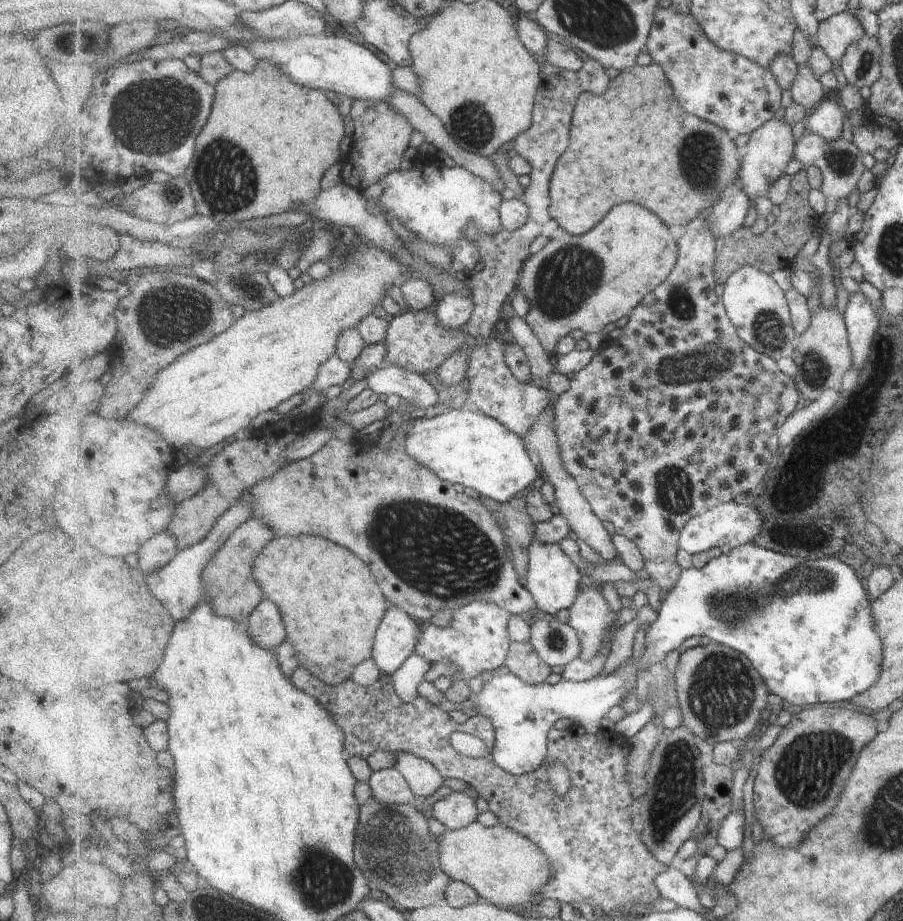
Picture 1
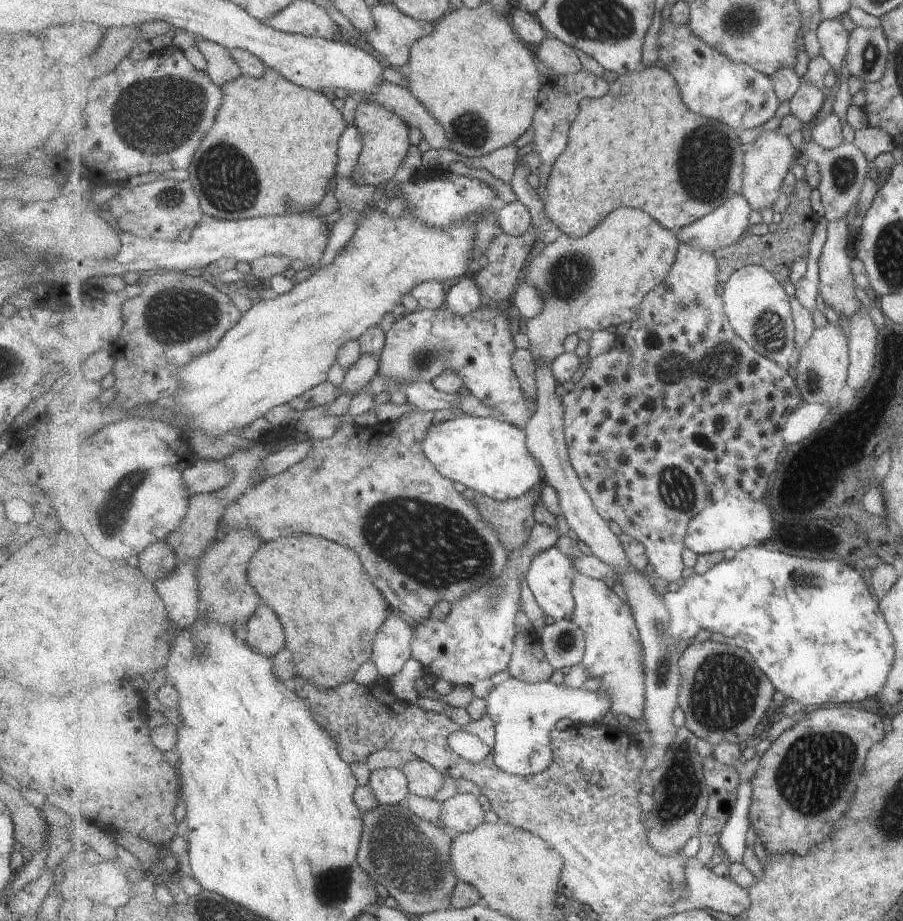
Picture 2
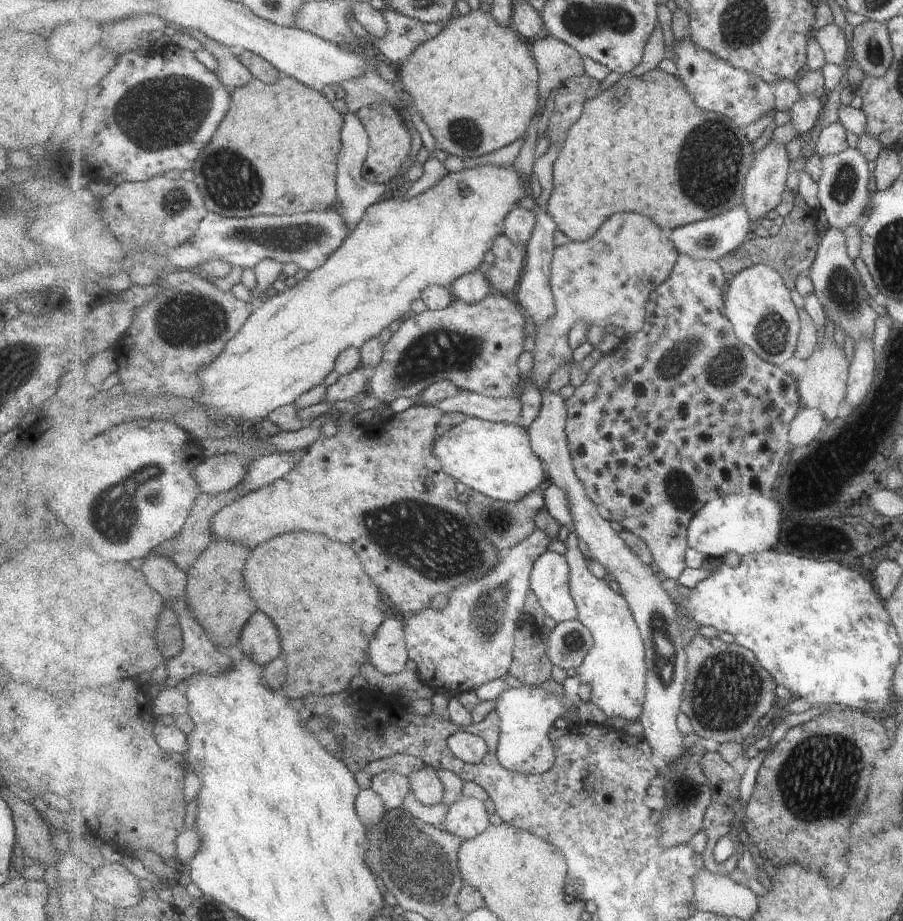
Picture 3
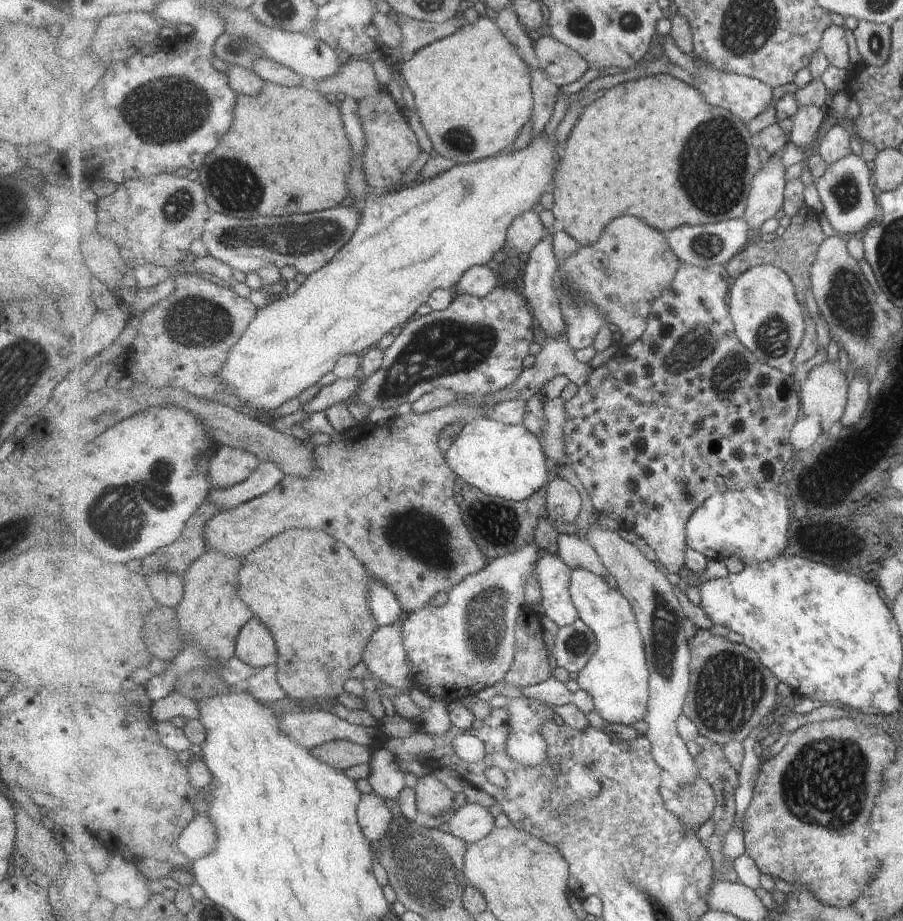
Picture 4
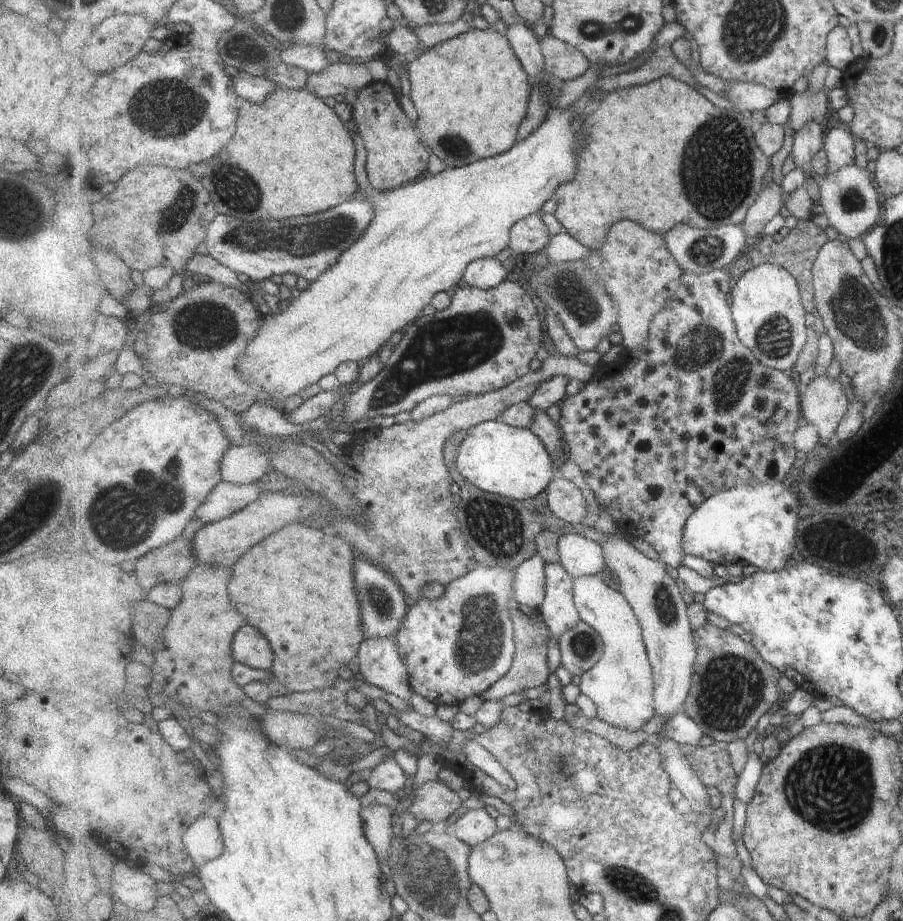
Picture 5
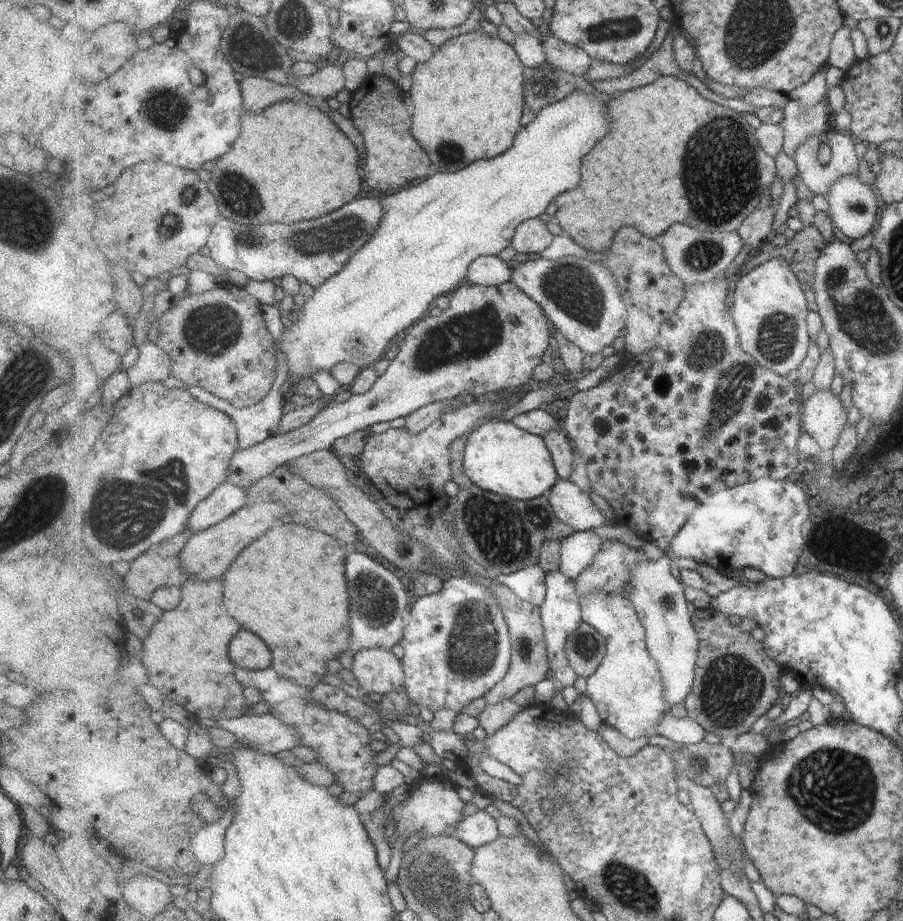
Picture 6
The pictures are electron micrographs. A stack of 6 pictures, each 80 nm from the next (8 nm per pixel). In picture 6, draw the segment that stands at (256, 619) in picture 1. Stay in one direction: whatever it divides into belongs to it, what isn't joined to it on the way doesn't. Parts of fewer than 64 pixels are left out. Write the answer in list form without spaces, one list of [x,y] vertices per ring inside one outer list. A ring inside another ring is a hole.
[[[243,628],[231,639],[229,656],[238,670],[262,671],[273,667],[274,663],[273,653],[267,643]]]

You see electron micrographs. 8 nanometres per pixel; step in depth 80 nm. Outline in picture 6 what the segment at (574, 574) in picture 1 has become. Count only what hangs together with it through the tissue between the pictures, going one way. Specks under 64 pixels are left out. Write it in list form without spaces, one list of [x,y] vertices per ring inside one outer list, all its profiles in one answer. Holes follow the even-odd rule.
[[[555,570],[555,572],[546,573],[546,582],[548,590],[545,604],[543,604],[541,610],[543,626],[545,626],[547,649],[550,657],[550,667],[554,675],[553,680],[561,689],[567,688],[567,686],[577,687],[579,677],[575,674],[574,668],[571,668],[571,664],[569,664],[567,648],[565,648],[569,636],[584,622],[575,580],[567,578],[561,570]]]

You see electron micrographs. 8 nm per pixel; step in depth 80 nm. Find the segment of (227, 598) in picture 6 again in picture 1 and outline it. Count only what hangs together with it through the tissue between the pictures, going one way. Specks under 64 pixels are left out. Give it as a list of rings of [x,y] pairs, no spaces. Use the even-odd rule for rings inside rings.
[[[319,536],[275,538],[259,557],[255,558],[254,578],[259,580],[259,586],[263,588],[265,596],[279,604],[279,610],[287,620],[289,640],[295,644],[295,650],[299,652],[301,667],[309,669],[321,682],[342,684],[351,679],[356,667],[372,659],[376,633],[379,624],[382,624],[387,615],[389,601],[383,595],[369,566],[357,554]]]

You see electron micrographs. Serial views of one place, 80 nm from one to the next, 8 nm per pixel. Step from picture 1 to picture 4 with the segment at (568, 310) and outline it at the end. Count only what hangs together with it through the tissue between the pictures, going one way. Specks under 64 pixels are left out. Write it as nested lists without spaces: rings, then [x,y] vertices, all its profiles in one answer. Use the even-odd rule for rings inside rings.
[[[619,218],[611,222],[611,228],[603,234],[603,240],[599,238],[596,244],[582,247],[575,256],[567,260],[559,261],[558,276],[565,282],[565,286],[571,290],[571,294],[579,294],[587,302],[593,302],[597,306],[599,316],[605,316],[605,322],[619,327],[622,334],[622,345],[633,344],[647,331],[648,320],[651,315],[651,304],[663,296],[665,290],[671,288],[675,274],[679,271],[681,260],[671,249],[665,234],[655,228],[647,228],[647,224],[639,218]],[[567,324],[563,334],[547,335],[547,340],[536,358],[536,366],[526,369],[513,386],[501,392],[477,395],[481,400],[477,408],[469,404],[455,404],[425,414],[411,411],[403,416],[393,416],[383,426],[364,422],[343,432],[339,440],[311,448],[313,472],[307,478],[284,476],[282,482],[271,492],[253,498],[247,504],[241,504],[233,510],[217,513],[205,524],[205,543],[210,550],[219,550],[225,556],[247,556],[255,548],[271,540],[271,536],[275,534],[293,528],[325,530],[331,532],[331,536],[343,540],[355,552],[355,557],[359,556],[358,560],[368,572],[395,592],[404,614],[427,606],[435,594],[441,591],[449,592],[467,576],[481,572],[490,562],[487,556],[481,554],[479,544],[473,540],[471,530],[467,528],[459,506],[455,506],[453,486],[459,477],[449,468],[445,455],[439,447],[439,434],[442,434],[449,424],[455,422],[466,424],[483,417],[489,404],[499,404],[503,400],[514,399],[526,402],[531,396],[541,393],[551,380],[560,375],[566,375],[579,388],[584,387],[594,372],[591,366],[577,360],[567,337]]]

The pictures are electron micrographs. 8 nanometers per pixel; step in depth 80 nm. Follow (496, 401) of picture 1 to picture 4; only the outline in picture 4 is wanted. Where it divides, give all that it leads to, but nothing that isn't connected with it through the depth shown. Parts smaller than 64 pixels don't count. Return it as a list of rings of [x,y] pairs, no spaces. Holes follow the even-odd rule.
[[[504,283],[498,288],[495,288],[488,296],[481,298],[479,298],[479,296],[471,296],[471,294],[456,292],[453,303],[445,311],[431,311],[428,315],[421,317],[416,316],[401,328],[402,331],[400,334],[394,339],[392,345],[385,350],[381,368],[373,375],[363,379],[361,390],[359,390],[356,400],[361,404],[367,404],[371,410],[377,410],[377,408],[396,409],[399,408],[399,404],[405,404],[405,402],[410,402],[411,405],[415,404],[421,396],[425,396],[427,392],[433,392],[433,390],[437,390],[437,388],[451,388],[457,393],[463,392],[463,394],[472,394],[473,396],[483,396],[493,394],[493,392],[501,392],[501,390],[513,386],[519,379],[519,376],[523,375],[523,372],[526,370],[524,361],[527,359],[527,356],[529,356],[529,348],[531,348],[533,340],[535,340],[535,334],[533,334],[535,322],[533,322],[533,320],[536,318],[533,317],[529,304],[527,304],[527,300],[523,298],[522,294],[515,292],[515,290],[509,288],[509,286],[505,286]]]

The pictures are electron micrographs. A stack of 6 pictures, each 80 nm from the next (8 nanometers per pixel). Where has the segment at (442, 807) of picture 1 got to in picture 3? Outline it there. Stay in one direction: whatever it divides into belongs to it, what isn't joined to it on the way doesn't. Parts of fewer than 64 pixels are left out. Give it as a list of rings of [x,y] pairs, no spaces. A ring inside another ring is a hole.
[[[465,796],[449,805],[444,824],[446,831],[454,833],[462,840],[469,840],[487,830],[491,822],[482,801]]]

